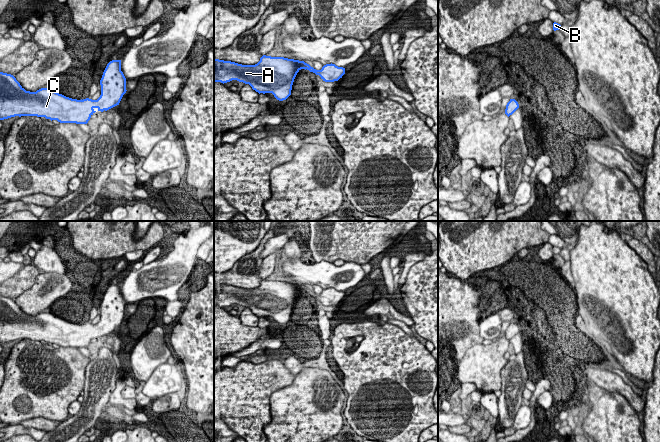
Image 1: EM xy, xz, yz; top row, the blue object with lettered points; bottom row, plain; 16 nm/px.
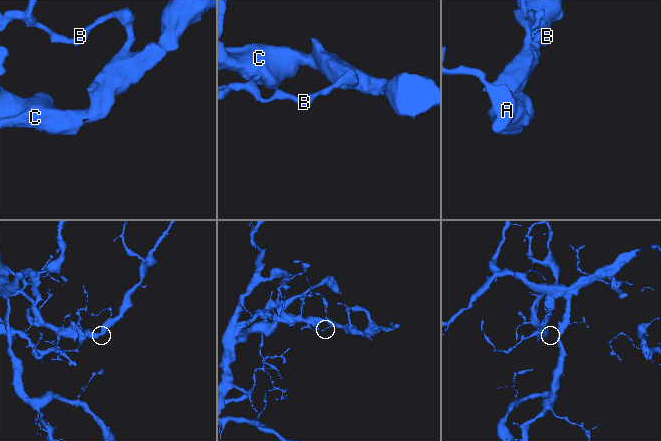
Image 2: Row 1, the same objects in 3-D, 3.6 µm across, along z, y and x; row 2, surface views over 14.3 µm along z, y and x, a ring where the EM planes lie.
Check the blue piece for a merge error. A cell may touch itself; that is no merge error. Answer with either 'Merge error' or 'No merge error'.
No merge error

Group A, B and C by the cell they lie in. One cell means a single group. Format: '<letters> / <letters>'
A B C

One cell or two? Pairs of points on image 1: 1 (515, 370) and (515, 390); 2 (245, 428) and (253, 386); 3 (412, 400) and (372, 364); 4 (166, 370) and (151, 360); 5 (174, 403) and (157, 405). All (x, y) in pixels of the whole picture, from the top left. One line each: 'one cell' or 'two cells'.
1: one cell
2: one cell
3: one cell
4: two cells
5: one cell

